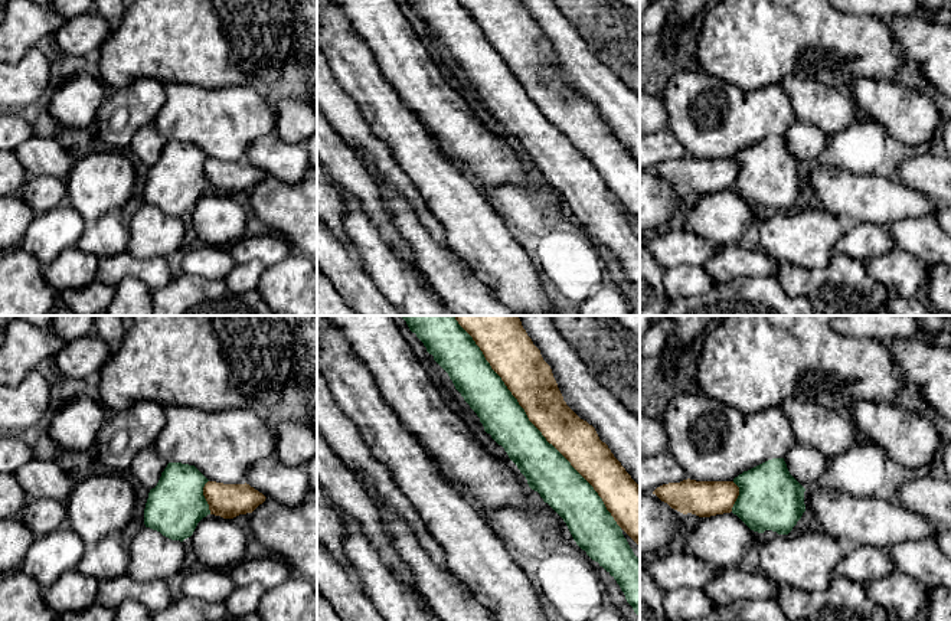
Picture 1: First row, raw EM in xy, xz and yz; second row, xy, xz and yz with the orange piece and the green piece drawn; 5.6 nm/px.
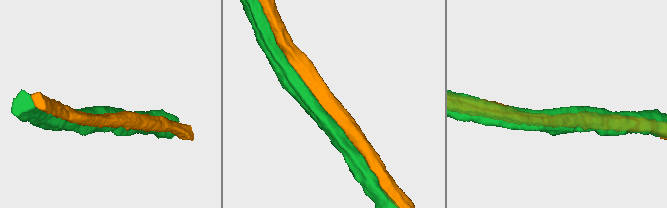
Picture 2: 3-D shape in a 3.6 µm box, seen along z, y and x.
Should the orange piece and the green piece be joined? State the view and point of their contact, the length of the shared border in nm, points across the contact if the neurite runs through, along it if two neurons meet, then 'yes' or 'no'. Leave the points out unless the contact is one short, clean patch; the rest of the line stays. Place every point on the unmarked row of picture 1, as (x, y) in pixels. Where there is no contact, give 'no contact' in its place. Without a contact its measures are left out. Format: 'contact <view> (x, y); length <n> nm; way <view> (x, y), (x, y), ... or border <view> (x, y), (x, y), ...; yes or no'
contact xz (533, 101); length 1450 nm; no

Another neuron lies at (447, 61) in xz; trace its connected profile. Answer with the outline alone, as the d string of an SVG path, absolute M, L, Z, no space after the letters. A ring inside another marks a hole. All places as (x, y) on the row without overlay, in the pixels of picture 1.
M428 30L429 43L438 50L441 56L442 65L452 73L452 76L484 107L483 101L477 91L470 85L470 82L464 78L461 71L455 66L452 58L448 50L434 37L434 33Z

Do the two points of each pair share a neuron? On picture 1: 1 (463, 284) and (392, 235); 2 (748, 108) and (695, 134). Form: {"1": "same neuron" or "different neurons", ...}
{"1": "different neurons", "2": "same neuron"}

